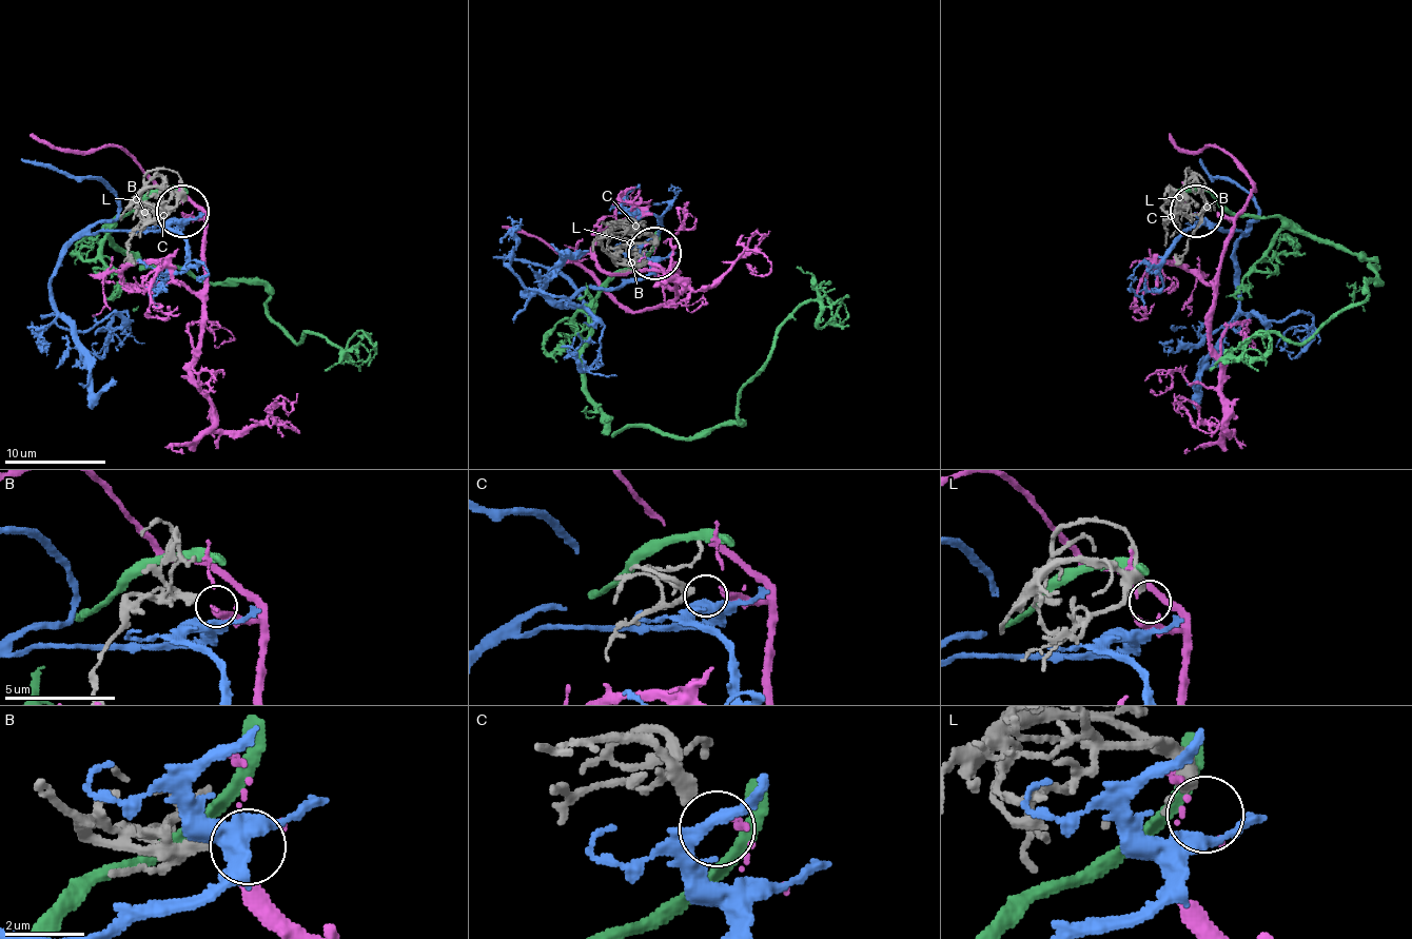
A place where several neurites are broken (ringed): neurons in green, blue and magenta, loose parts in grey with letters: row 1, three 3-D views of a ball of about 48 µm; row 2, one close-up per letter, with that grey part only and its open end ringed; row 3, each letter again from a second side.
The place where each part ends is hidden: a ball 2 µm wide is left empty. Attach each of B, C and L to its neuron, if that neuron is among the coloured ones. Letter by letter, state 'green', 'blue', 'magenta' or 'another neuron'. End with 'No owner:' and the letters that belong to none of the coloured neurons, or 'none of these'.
B: another neuron
C: magenta
L: another neuron
No owner: B, L

